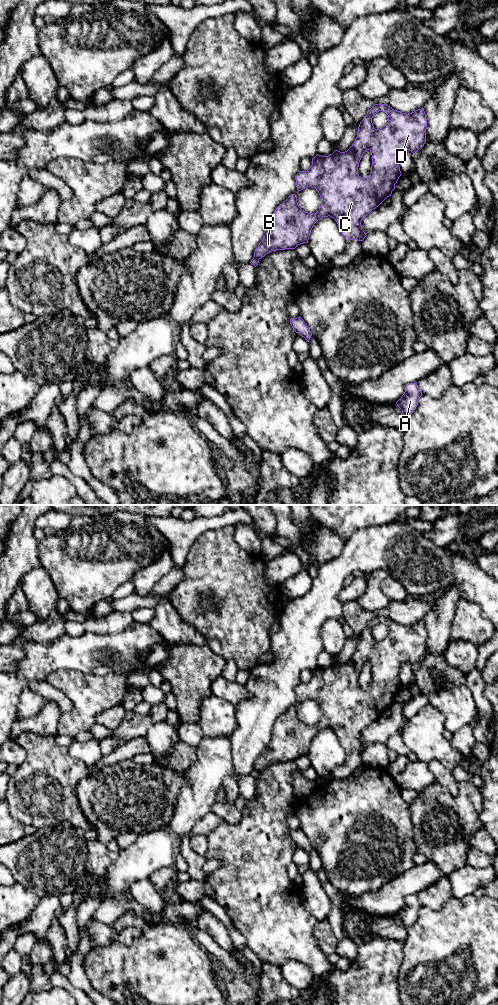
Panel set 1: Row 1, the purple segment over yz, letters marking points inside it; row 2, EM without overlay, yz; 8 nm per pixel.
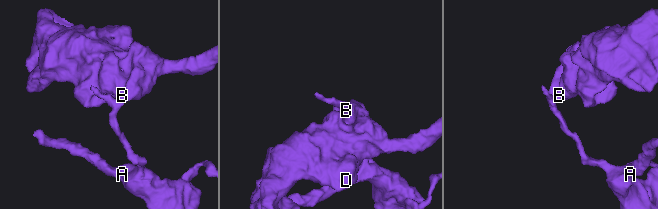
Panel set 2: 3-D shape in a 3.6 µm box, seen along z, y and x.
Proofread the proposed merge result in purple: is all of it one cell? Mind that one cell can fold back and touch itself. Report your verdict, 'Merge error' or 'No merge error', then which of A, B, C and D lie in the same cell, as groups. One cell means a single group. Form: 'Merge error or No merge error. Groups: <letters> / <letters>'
Merge error. Groups: A / B C D

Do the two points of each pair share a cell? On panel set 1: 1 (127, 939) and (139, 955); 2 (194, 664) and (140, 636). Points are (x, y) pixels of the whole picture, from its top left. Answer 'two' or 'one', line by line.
1: two
2: two

